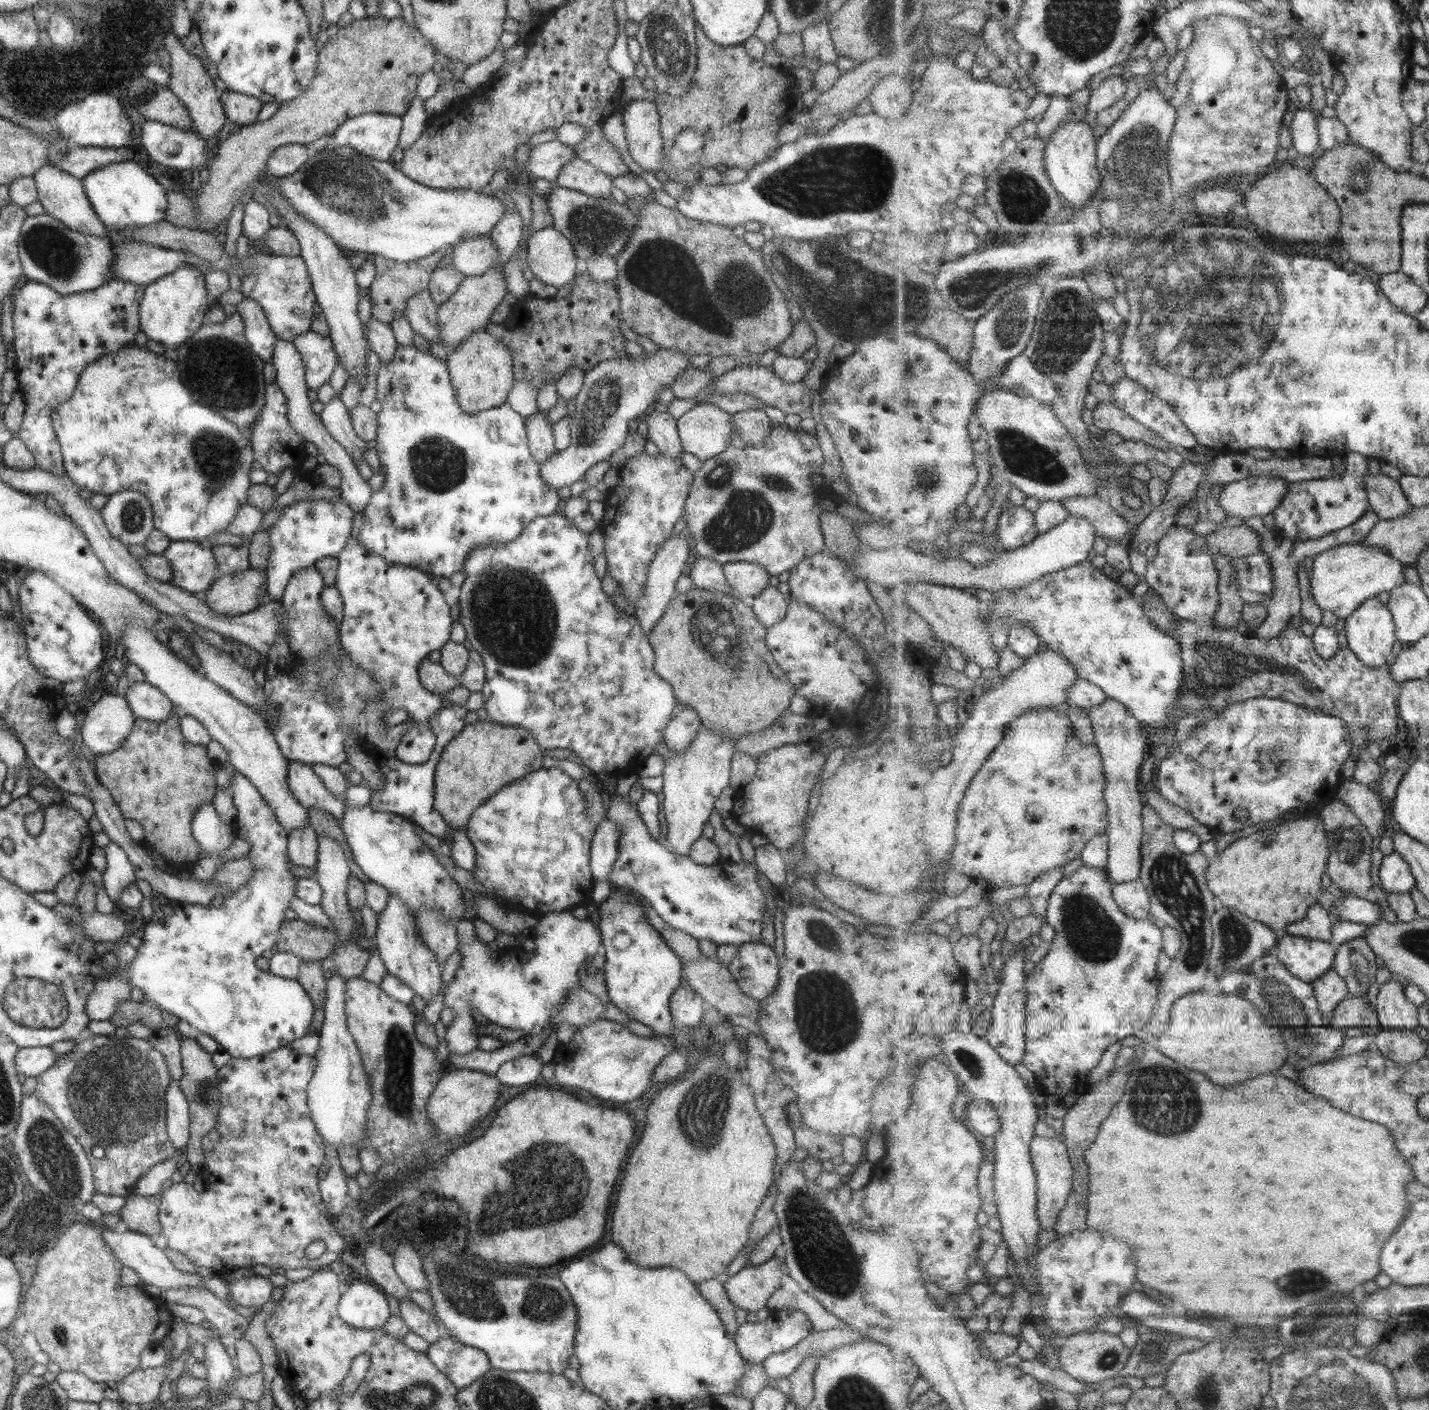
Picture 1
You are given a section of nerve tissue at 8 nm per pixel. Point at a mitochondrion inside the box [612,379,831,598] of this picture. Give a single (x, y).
(739, 519)

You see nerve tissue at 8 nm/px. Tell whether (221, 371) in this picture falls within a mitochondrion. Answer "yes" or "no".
yes

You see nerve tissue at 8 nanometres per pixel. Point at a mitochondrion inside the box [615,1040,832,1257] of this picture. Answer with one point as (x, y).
(706, 1107)

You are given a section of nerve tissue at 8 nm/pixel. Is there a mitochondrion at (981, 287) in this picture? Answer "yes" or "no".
yes

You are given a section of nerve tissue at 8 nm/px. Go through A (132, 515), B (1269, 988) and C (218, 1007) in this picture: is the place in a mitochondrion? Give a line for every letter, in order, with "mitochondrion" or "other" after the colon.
A: mitochondrion
B: mitochondrion
C: other

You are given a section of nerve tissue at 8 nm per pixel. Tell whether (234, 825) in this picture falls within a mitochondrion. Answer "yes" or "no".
no

